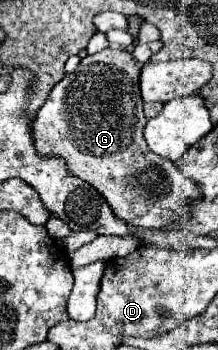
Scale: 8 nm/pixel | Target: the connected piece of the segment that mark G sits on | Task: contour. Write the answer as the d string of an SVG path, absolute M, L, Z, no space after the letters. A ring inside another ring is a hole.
M109 47L81 59L79 67L53 87L33 121L35 149L41 157L65 159L69 173L97 189L121 221L145 229L161 229L179 221L181 229L187 229L191 219L191 201L201 199L201 191L195 181L177 169L173 161L165 161L149 151L143 139L145 123L147 119L143 115L143 101L139 95L139 65L131 53Z

